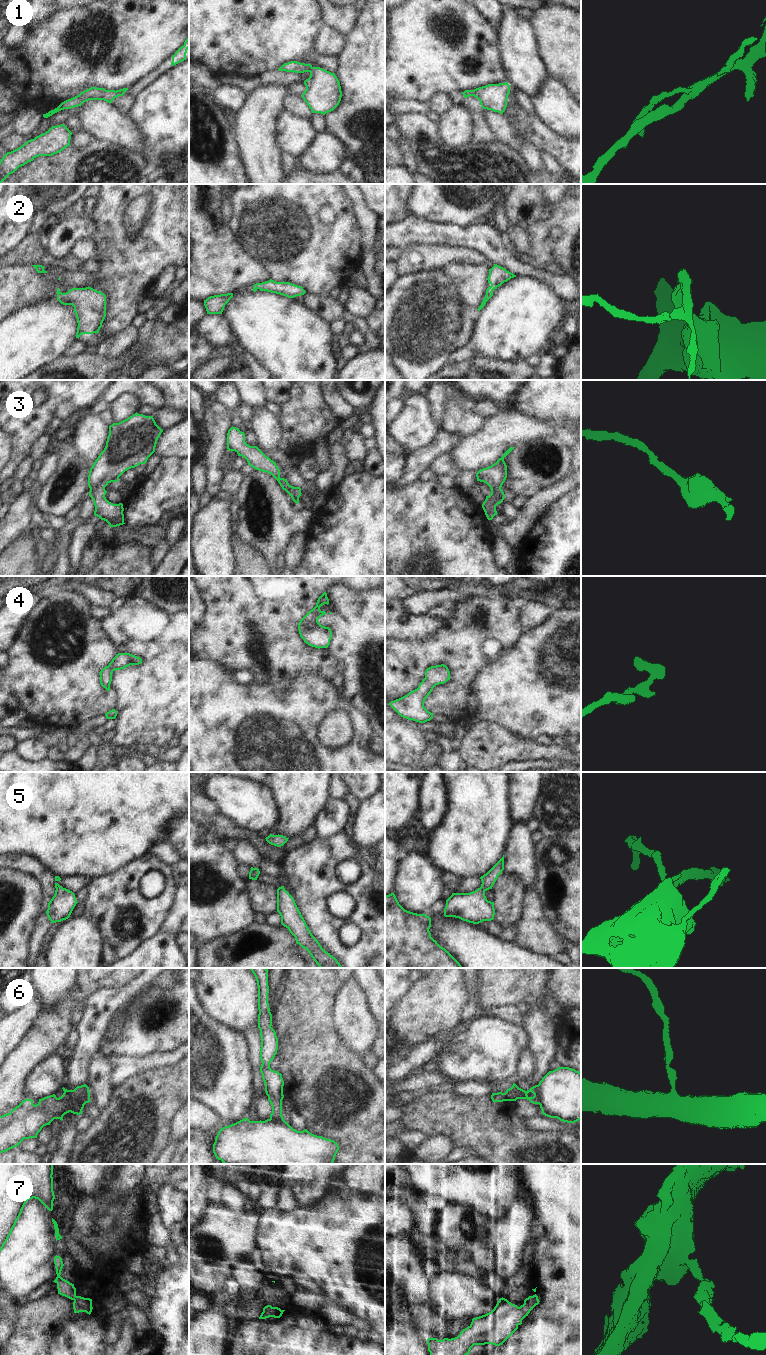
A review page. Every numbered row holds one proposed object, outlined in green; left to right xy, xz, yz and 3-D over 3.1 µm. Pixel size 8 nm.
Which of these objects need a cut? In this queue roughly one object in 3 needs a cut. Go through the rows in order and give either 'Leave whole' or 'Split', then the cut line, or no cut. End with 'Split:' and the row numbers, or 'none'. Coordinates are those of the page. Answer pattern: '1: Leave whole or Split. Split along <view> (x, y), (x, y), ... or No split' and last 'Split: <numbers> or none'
1: Leave whole. No split
2: Leave whole. No split
3: Leave whole. No split
4: Leave whole. No split
5: Leave whole. No split
6: Split. Split along xy (72, 1090), (72, 1094), (80, 1102), (74, 1107), (78, 1114)
7: Leave whole. No split
Split: 6.

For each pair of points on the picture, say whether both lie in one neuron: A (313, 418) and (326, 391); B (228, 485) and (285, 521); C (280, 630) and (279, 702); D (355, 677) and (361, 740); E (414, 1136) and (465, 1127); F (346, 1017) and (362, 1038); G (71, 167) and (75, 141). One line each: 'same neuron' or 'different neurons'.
A: different neurons
B: different neurons
C: different neurons
D: different neurons
E: different neurons
F: same neuron
G: different neurons

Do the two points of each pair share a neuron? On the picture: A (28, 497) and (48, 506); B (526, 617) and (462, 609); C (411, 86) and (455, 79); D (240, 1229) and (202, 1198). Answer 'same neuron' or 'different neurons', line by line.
A: different neurons
B: different neurons
C: same neuron
D: different neurons

